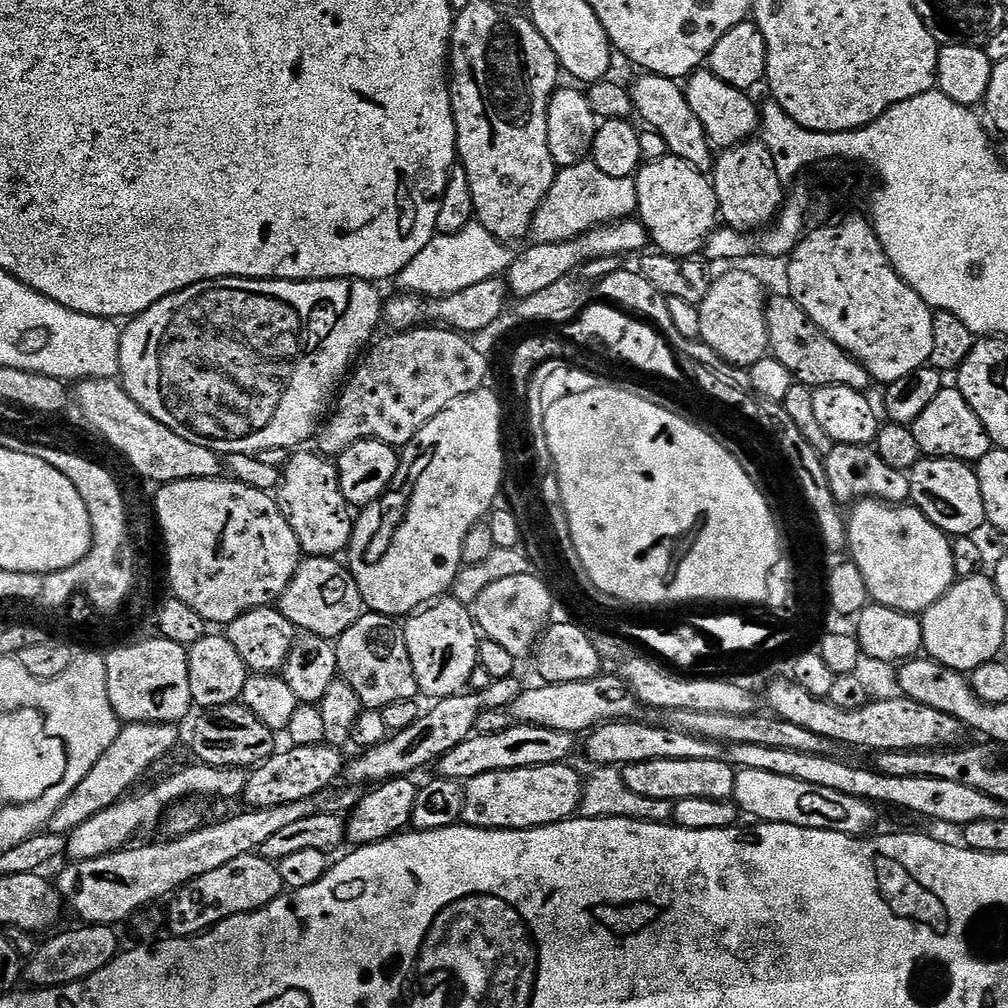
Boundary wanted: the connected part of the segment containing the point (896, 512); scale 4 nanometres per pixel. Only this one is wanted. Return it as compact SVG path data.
M864 498L851 505L846 516L848 525L848 548L852 556L851 563L862 570L862 578L866 578L869 597L882 606L890 606L899 612L922 614L942 594L951 590L958 577L954 570L954 554L952 540L934 522L927 520L918 509L911 506L889 506L885 501L875 498Z

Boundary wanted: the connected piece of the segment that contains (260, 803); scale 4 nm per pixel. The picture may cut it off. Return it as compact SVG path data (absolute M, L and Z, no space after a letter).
M325 743L286 748L285 752L284 749L277 750L249 775L242 795L242 800L248 803L245 805L249 809L300 802L302 798L310 798L314 794L331 789L341 779L346 765L346 757L343 756L345 753L341 749Z

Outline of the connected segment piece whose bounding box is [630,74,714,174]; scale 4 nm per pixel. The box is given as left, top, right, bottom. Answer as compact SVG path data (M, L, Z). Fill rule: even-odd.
M640 74L630 84L630 91L635 115L640 115L651 131L662 134L669 153L690 162L690 166L694 166L699 172L711 173L714 167L714 145L702 122L698 122L698 114L690 110L690 102L684 97L684 88L677 81L665 76Z

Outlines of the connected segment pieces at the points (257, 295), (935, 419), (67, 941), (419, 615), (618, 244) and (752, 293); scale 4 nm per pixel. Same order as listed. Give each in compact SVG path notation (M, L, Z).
M245 276L191 284L123 325L118 379L150 418L186 442L198 442L221 454L247 456L275 448L299 449L317 435L354 361L377 335L382 299L376 288L371 280L248 280Z
M955 386L944 387L938 398L934 398L934 402L930 402L930 406L926 406L922 414L918 414L918 418L910 427L914 438L918 438L921 453L928 458L941 456L951 460L975 462L981 460L994 447L978 414L970 410L970 402L962 398L960 389Z
M84 924L69 932L60 932L37 947L32 957L26 960L26 980L33 989L61 988L79 980L98 974L121 951L122 945L116 937L117 929L107 924Z
M441 598L409 615L402 627L406 650L410 650L410 666L414 666L416 687L421 693L440 701L463 693L470 685L470 674L480 662L481 633L473 613L460 600Z
M636 218L614 220L610 224L600 224L592 228L584 236L575 236L572 240L563 240L553 244L533 243L524 253L513 259L506 273L506 283L509 293L513 297L523 298L530 294L554 286L554 282L569 279L582 265L589 260L606 258L607 256L621 256L628 258L631 252L640 254L649 247L648 232Z
M728 272L725 276L717 275L710 286L710 294L699 304L700 317L702 318L702 330L700 340L714 354L721 356L728 364L739 368L749 369L754 362L758 362L764 356L769 355L768 327L766 326L766 291L760 285L760 280L752 272Z

